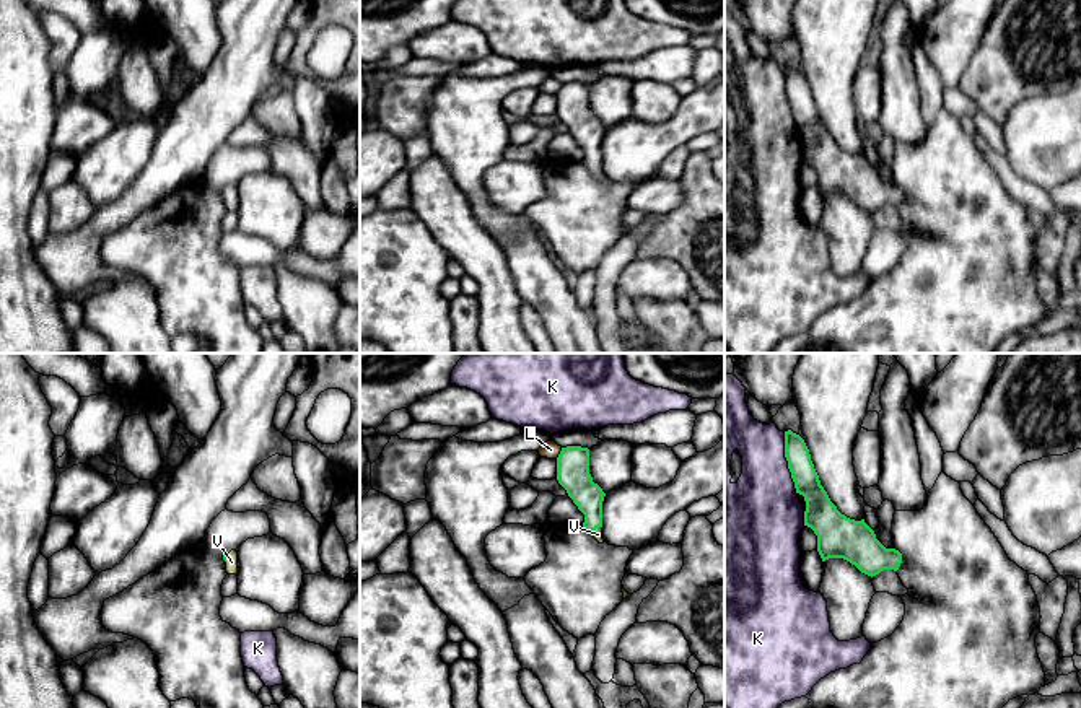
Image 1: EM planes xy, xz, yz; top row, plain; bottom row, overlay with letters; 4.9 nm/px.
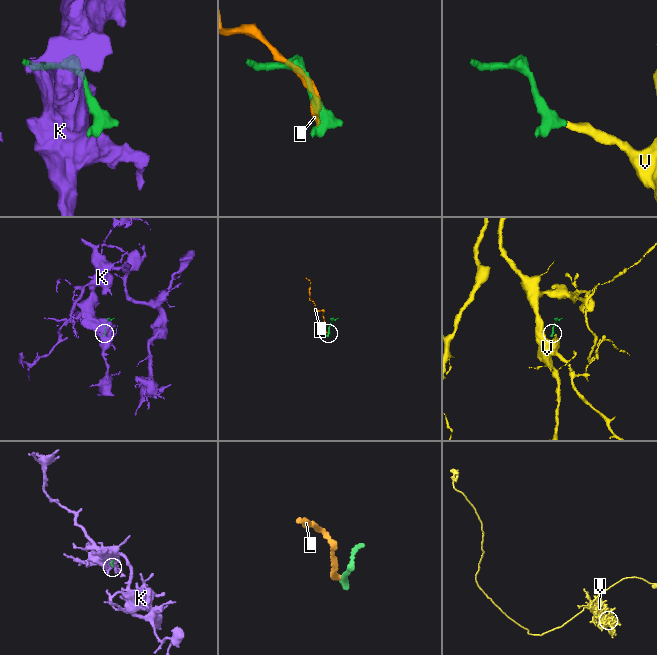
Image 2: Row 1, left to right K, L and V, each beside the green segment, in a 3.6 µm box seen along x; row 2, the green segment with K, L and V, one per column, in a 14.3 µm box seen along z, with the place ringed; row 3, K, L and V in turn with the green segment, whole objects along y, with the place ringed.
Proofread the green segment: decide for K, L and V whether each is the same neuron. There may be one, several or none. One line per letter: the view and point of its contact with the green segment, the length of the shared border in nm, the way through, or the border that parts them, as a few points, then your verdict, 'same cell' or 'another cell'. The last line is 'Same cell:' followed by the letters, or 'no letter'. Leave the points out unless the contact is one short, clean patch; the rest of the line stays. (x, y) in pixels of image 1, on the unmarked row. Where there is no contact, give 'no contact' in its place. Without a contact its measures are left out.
K: yz (788, 100) | 320 nm | another cell
L: xz (560, 88) | 70 nm | along xz (562, 83), (555, 93) | another cell
V: xz (596, 163) | 70 nm | across xz (586, 131), (596, 163), (598, 170) | same cell
Same cell: V

